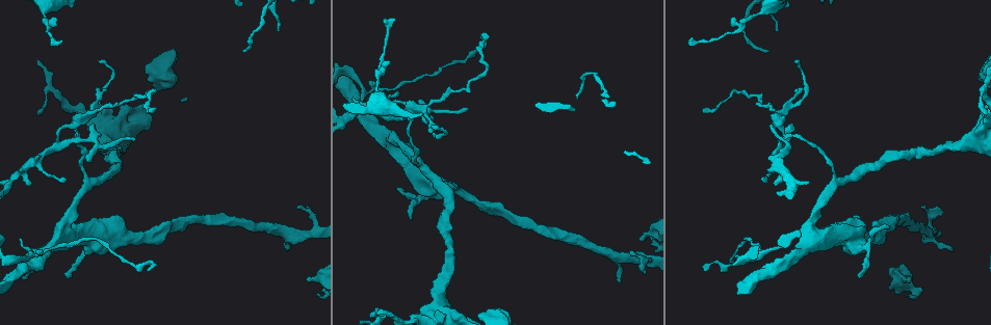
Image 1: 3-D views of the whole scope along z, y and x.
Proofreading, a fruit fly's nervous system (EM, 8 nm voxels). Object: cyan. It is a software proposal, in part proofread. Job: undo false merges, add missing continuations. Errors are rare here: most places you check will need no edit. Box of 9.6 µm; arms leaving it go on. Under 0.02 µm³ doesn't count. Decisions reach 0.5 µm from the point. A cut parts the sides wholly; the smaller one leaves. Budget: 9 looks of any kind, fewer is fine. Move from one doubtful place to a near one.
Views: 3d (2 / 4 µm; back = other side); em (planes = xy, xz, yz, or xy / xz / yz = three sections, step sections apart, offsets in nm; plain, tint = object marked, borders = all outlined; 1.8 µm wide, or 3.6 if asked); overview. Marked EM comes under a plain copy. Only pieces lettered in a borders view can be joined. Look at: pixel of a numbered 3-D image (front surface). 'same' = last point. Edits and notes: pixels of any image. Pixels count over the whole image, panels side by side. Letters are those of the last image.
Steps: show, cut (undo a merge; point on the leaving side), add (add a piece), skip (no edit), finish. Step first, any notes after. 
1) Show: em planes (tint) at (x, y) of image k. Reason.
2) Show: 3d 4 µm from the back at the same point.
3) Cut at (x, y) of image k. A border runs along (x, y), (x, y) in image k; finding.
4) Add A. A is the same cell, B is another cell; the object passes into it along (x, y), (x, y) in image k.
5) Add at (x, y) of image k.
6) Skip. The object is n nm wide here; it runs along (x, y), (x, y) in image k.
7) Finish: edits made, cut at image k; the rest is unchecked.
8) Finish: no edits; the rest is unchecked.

Show: em 3.6 µm planes (borders) at (440, 303) of image 1. Calibre changes.

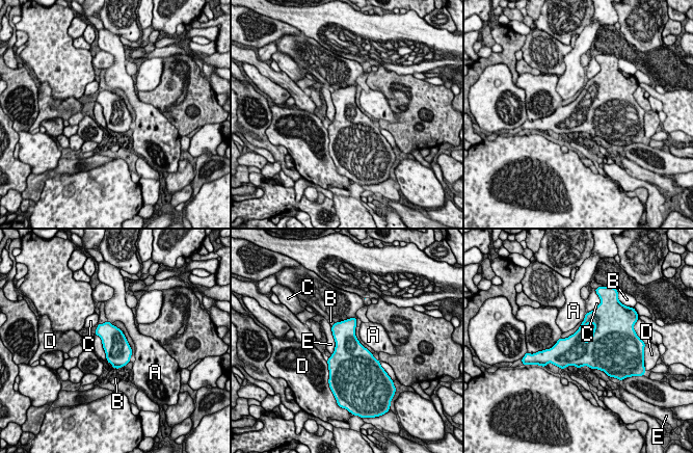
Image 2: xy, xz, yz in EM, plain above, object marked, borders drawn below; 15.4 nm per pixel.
Skip. A, B, C, D and E are other cells; a border runs along (95, 334), (101, 339), (107, 360) in image 2; one cell here.

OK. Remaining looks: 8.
Show: 3d 2 µm from the back at (410, 123) of image 1. Four-way junction.

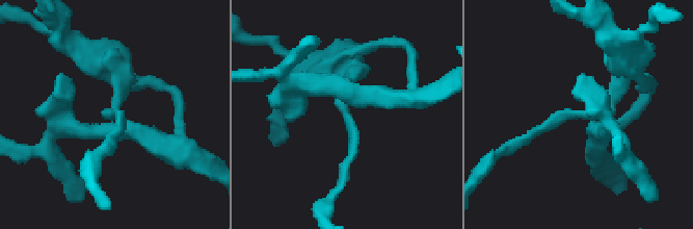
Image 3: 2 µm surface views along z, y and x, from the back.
Show: em xy step 8 (borders) at (349, 111) of image 3.

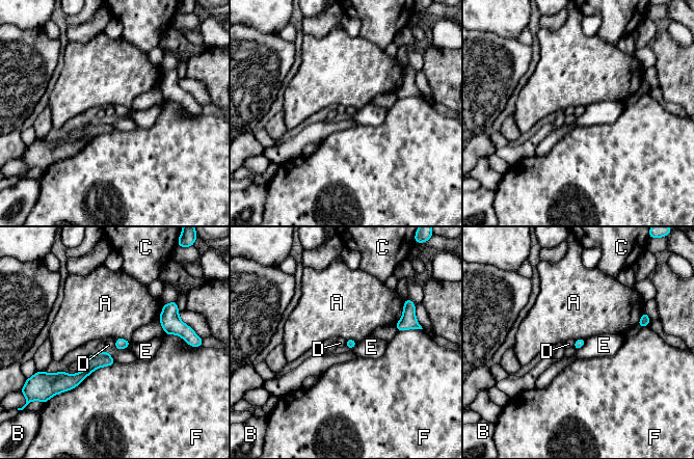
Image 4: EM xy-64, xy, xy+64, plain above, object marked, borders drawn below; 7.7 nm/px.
Show: em planes (borders) at the same point. Cut it another way.

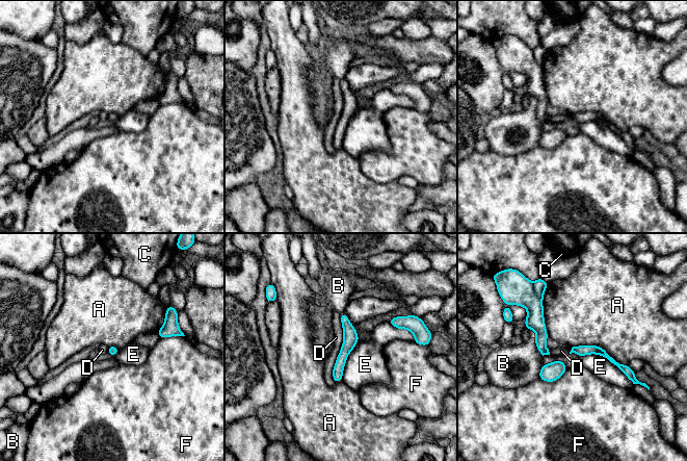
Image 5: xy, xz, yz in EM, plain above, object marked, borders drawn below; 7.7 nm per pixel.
Cut at (344, 319) of image 5. The longest contact is with D, 550 nm; A, B, C, D, E and F are other cells; a second cell is stuck on.

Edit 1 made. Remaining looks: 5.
Show: 3d 2 µm at (923, 208) of image 1. An open end.

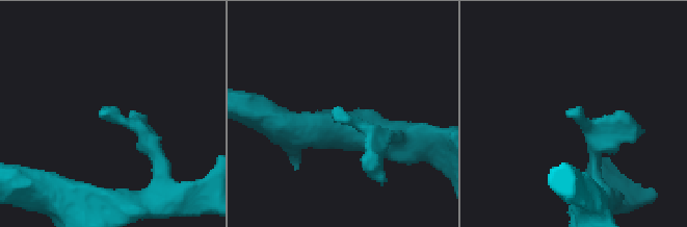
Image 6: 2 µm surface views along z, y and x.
Show: em planes (borders) at (566, 116) of image 6.

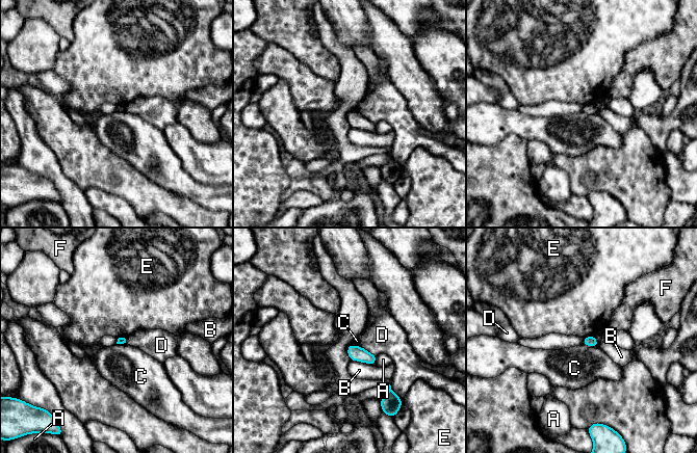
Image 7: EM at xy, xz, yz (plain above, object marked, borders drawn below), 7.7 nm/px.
Skip. A, B, C, D, E and F are other cells; a border runs along (583, 343), (589, 346), (597, 346) in image 7; no lettered piece goes on from it.

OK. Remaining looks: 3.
Show: em planes (borders) at (308, 279) of image 1. Branch stops here.

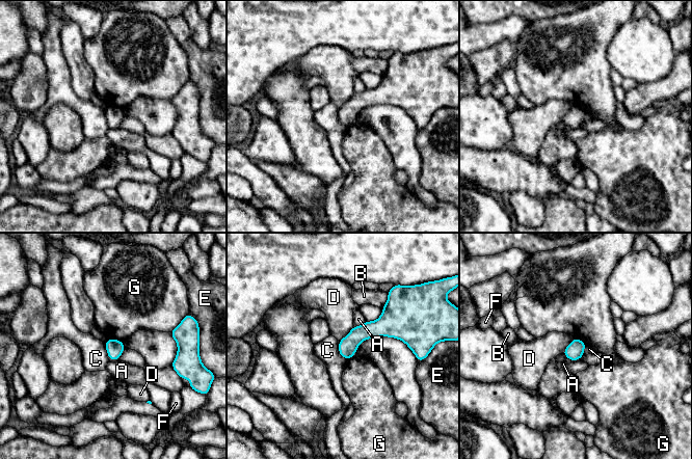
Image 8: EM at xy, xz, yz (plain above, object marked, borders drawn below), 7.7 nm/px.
Skip. The object is 130 nm wide here; A, B, C, D, E, F and G are other cells; it runs along (404, 338), (369, 329), (341, 349) in image 8; none of them fits.

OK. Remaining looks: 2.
Finish: edits made, cut at image 5; the rest is unchecked.

